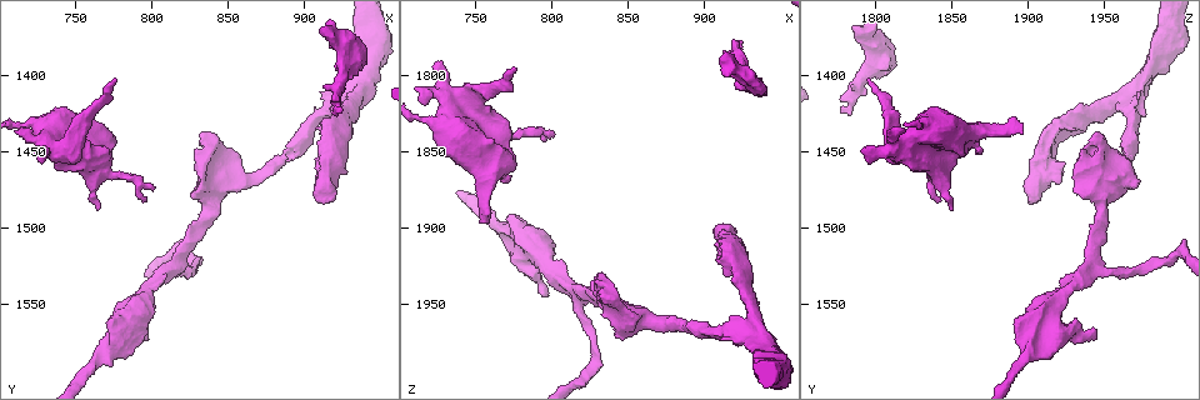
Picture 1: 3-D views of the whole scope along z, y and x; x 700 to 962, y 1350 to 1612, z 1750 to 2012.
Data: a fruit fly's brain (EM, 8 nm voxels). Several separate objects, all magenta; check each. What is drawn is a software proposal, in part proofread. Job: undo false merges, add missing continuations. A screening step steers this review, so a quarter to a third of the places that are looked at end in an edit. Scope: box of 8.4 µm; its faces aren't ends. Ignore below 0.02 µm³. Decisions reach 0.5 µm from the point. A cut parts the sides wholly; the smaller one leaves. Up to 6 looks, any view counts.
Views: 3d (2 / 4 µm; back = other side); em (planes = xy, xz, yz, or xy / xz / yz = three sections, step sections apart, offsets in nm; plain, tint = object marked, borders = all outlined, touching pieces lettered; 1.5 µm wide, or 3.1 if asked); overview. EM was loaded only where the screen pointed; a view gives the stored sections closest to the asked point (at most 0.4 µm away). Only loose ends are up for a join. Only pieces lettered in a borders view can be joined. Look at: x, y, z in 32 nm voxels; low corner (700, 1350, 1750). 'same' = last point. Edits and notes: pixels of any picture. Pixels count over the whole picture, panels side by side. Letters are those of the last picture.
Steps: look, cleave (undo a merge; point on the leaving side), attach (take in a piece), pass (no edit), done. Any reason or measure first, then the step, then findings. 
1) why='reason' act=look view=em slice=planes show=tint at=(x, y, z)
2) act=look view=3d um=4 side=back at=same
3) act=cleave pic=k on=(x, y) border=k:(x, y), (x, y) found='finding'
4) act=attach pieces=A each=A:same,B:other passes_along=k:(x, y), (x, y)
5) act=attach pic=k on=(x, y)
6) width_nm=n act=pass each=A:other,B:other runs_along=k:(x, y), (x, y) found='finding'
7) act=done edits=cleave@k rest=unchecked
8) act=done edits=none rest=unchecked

why='branch stops here' act=look view=em slice=xy step=4 show=borders at=(766, 1486, 1850)

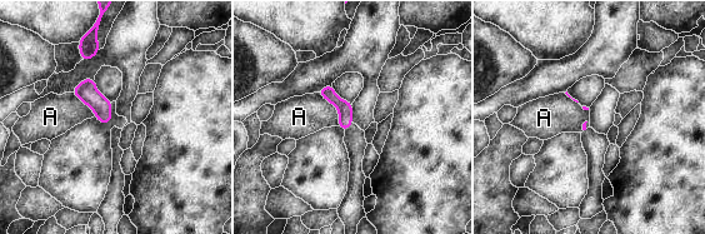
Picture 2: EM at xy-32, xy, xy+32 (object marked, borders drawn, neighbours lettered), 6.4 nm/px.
why='cut it another way' act=look view=em slice=planes show=borders at=same

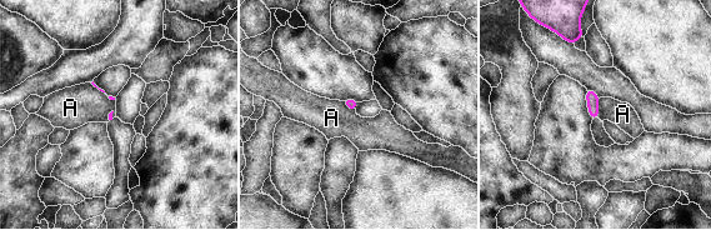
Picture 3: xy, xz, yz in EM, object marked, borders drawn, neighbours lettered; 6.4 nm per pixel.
act=pass each=A:other border=3:(600, 98), (597, 118) found='no lettered piece goes on from it'

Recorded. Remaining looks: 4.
why='an open end' act=look view=3d um=2 at=(752, 1438, 1898)

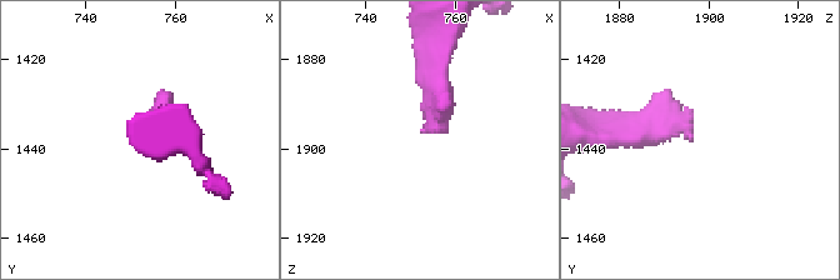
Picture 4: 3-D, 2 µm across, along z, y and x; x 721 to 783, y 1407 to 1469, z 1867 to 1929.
act=look view=em slice=yz step=4 show=borders at=(753, 1438, 1896)

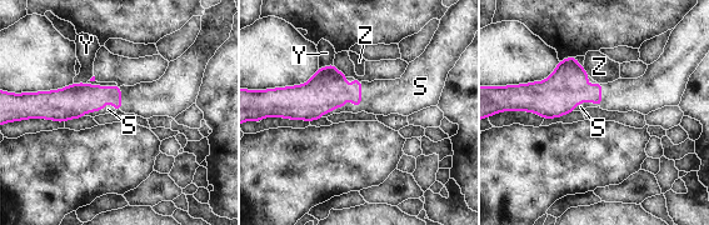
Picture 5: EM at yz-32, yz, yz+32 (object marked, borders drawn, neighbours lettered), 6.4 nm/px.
act=attach pieces=S each=S:same,Y:other,Z:other passes_along=5:(325, 90), (350, 94), (380, 96) found='the neuron continues'

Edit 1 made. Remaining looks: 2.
act=look view=overview

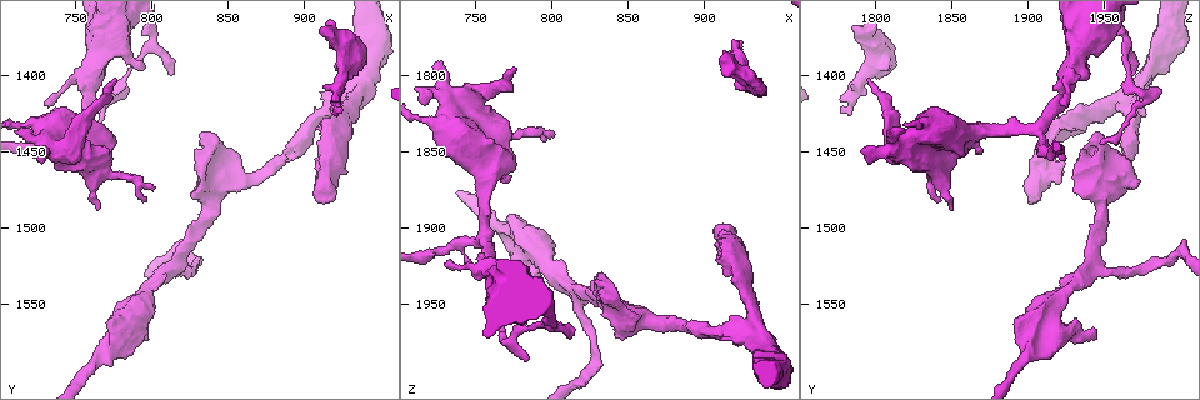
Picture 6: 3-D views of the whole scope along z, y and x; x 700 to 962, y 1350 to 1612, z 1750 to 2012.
why='free end' act=look view=em um=3.1 slice=planes show=borders at=(722, 1446, 1790)

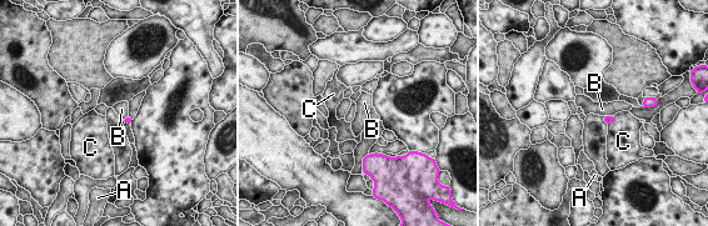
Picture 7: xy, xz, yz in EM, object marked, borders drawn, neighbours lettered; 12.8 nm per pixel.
longest_contact=C:150nm act=pass each=A:other,B:other,C:other border=7:(604, 115), (613, 116) found='none of them fits'

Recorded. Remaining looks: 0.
act=done edits=attach@5 rest=unchecked

